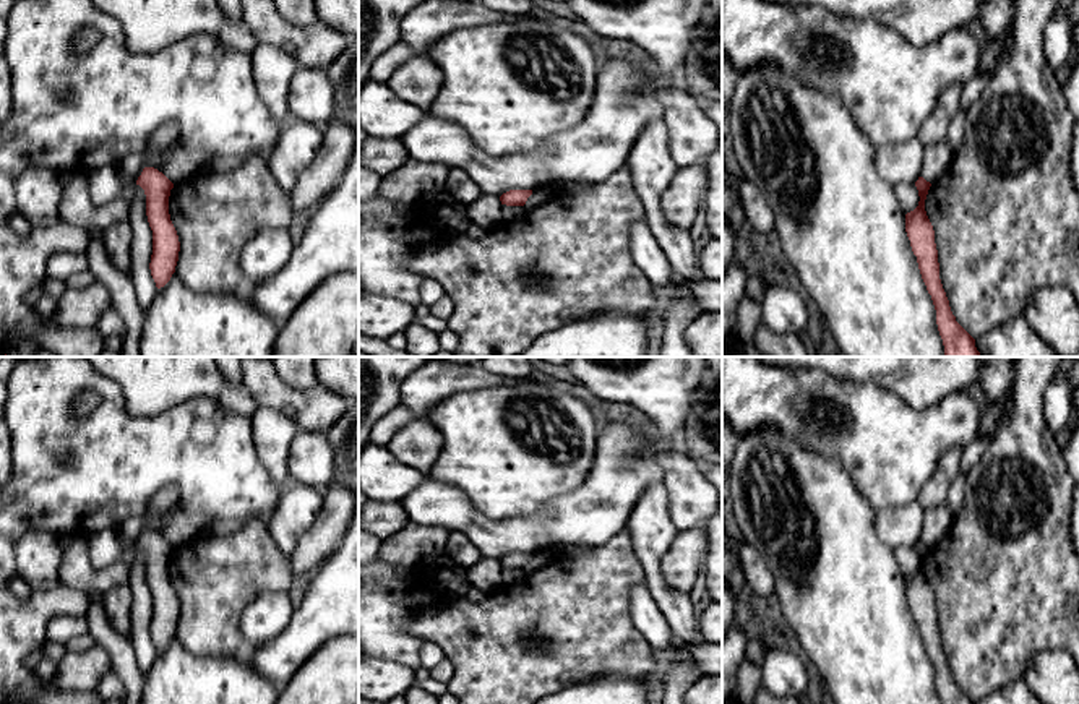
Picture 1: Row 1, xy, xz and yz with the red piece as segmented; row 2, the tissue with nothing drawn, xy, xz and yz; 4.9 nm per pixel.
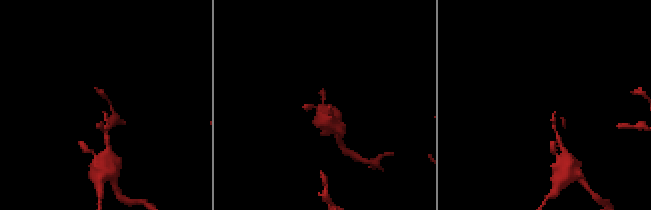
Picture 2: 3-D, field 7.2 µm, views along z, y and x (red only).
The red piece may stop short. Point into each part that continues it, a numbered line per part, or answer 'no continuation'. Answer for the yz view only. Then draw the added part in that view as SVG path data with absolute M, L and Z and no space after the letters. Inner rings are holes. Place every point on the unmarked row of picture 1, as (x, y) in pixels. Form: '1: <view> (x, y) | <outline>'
no continuation

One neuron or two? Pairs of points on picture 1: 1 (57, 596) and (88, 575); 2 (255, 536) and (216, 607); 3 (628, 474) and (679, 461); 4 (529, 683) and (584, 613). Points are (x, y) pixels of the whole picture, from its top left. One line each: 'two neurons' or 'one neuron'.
1: two neurons
2: one neuron
3: two neurons
4: one neuron

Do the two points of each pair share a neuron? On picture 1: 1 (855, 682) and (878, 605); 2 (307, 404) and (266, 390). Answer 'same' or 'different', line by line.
1: same
2: same

